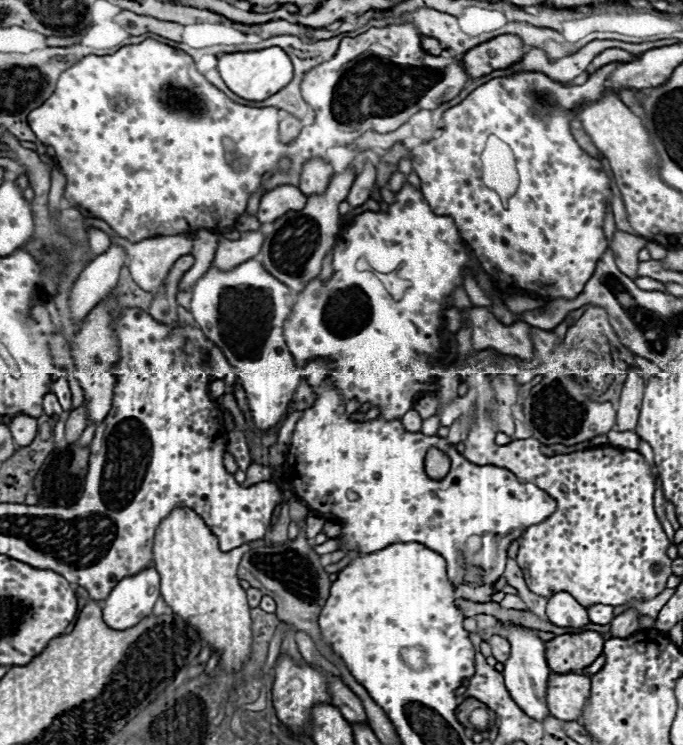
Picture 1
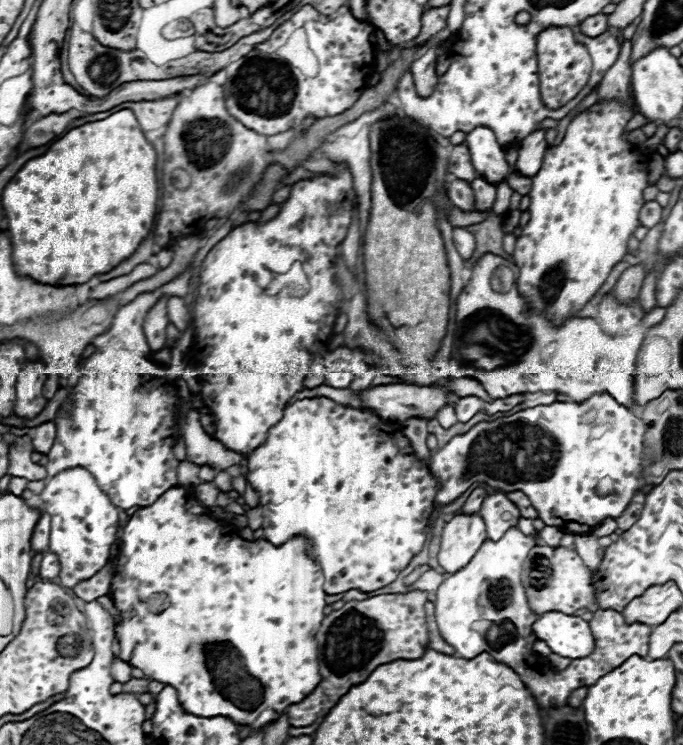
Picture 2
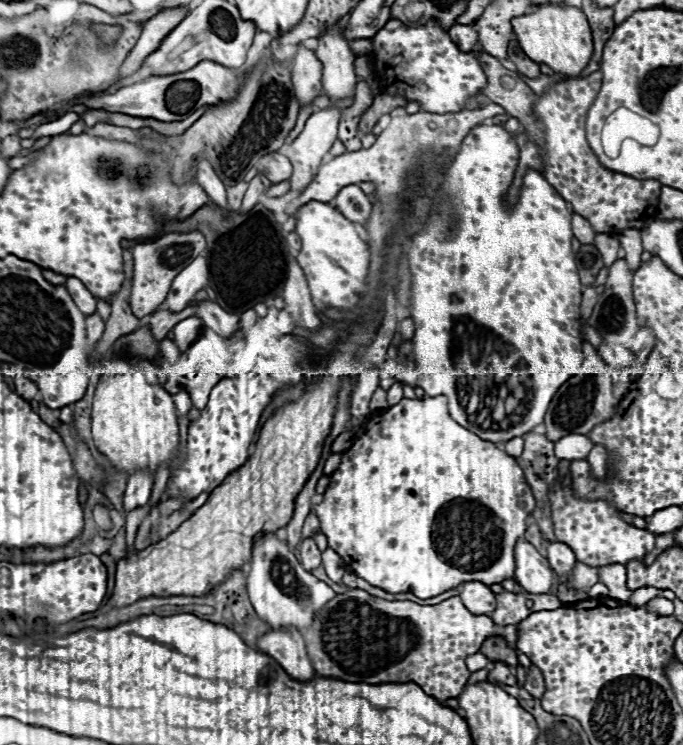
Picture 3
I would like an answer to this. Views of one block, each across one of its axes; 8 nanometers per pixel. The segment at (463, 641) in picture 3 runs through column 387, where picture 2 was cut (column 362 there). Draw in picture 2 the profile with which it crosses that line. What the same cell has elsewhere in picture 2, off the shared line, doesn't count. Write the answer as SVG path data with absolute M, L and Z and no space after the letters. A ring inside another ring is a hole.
M378 594L366 600L350 600L340 610L332 610L324 620L320 630L316 632L318 642L318 664L320 664L320 684L304 698L300 704L288 706L288 720L292 726L310 726L318 718L324 718L330 708L336 706L340 696L344 696L352 686L362 684L378 666L394 662L394 660L416 660L424 656L428 650L428 626L424 608L407 608L407 603L399 600L399 594Z

